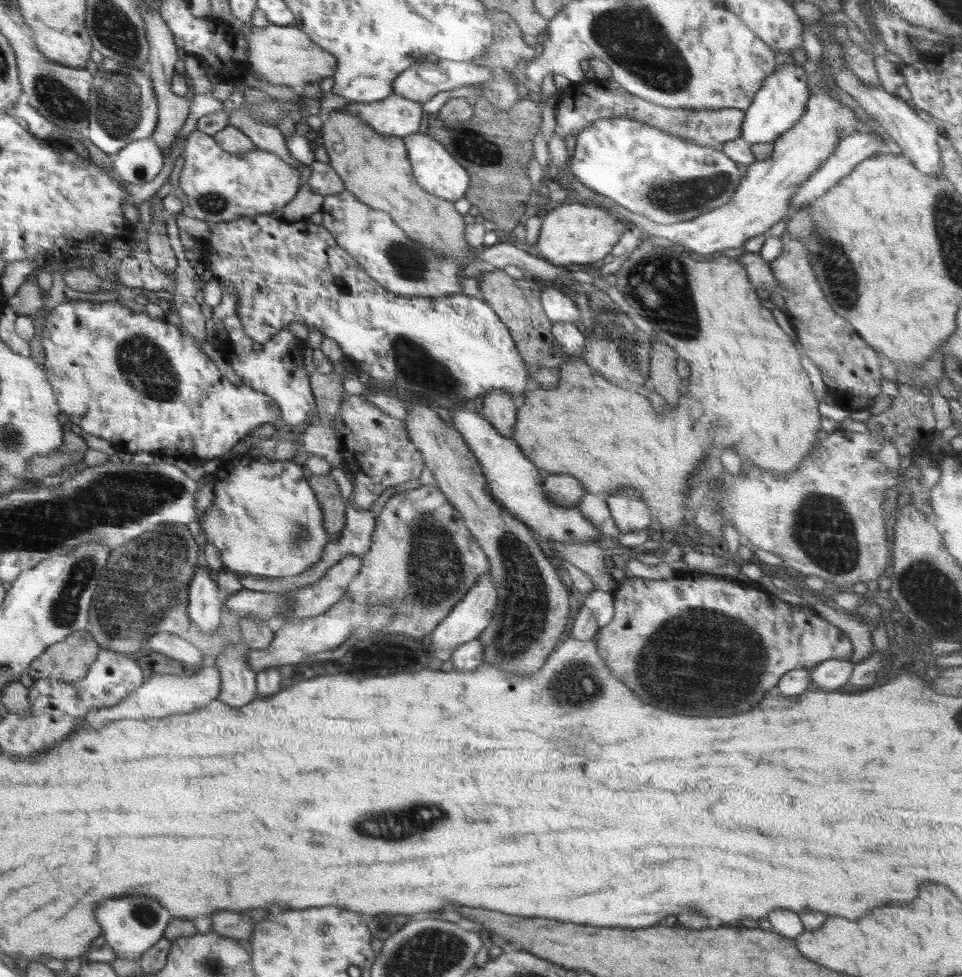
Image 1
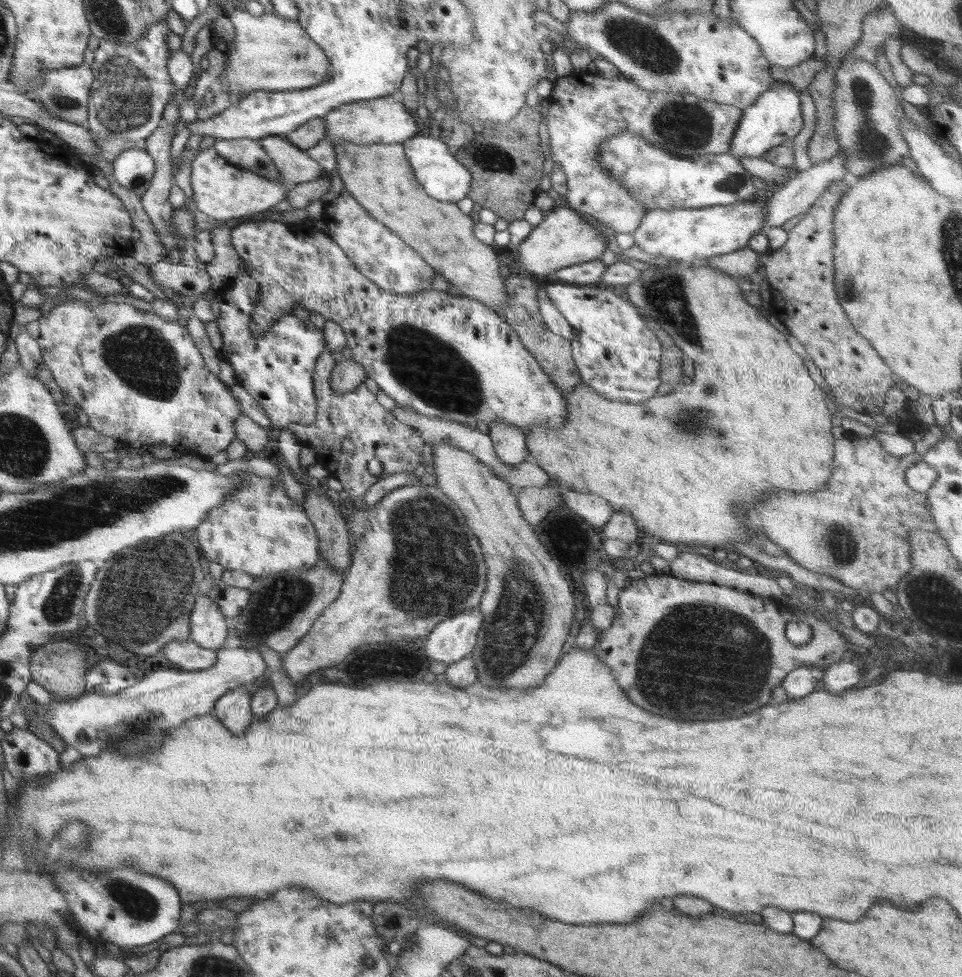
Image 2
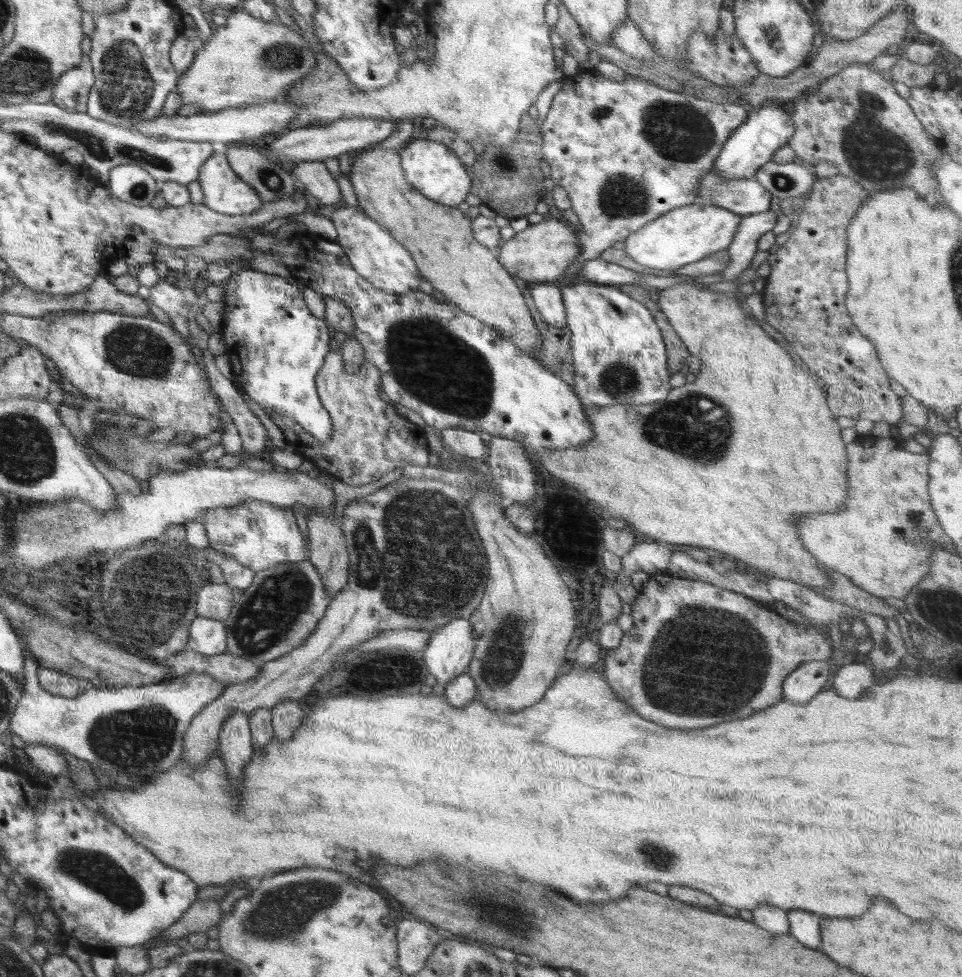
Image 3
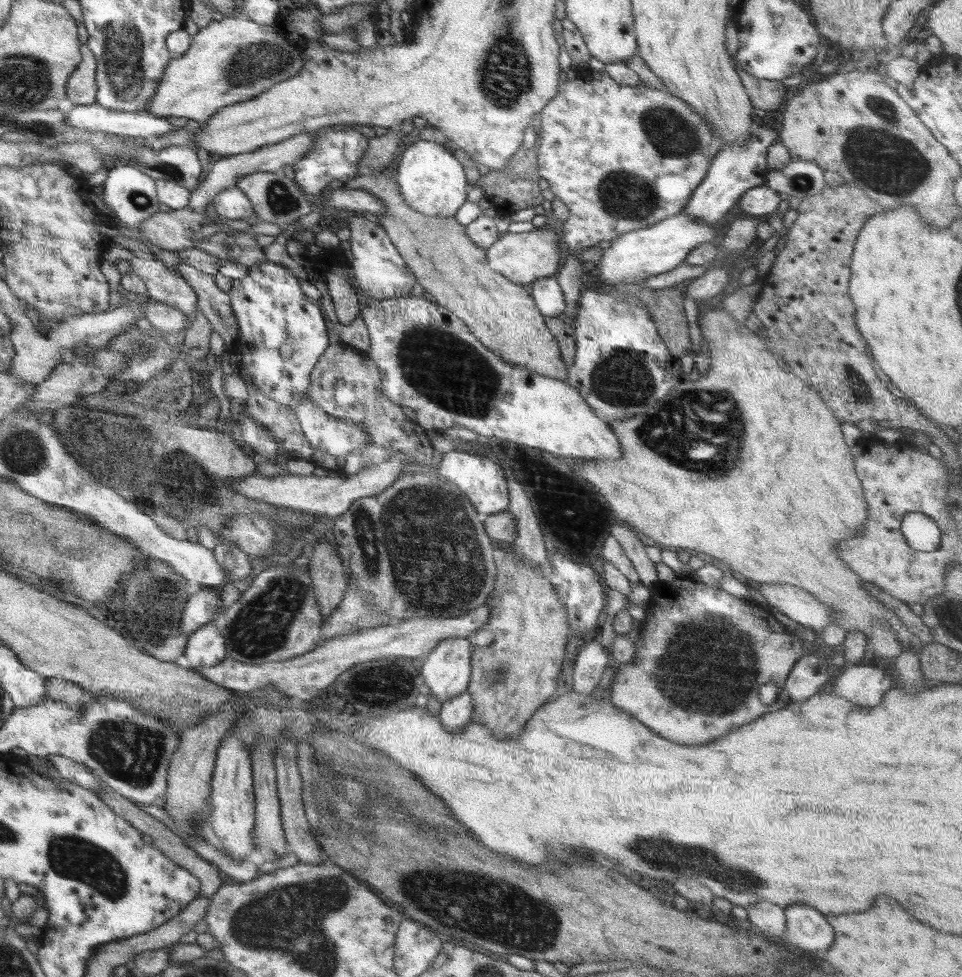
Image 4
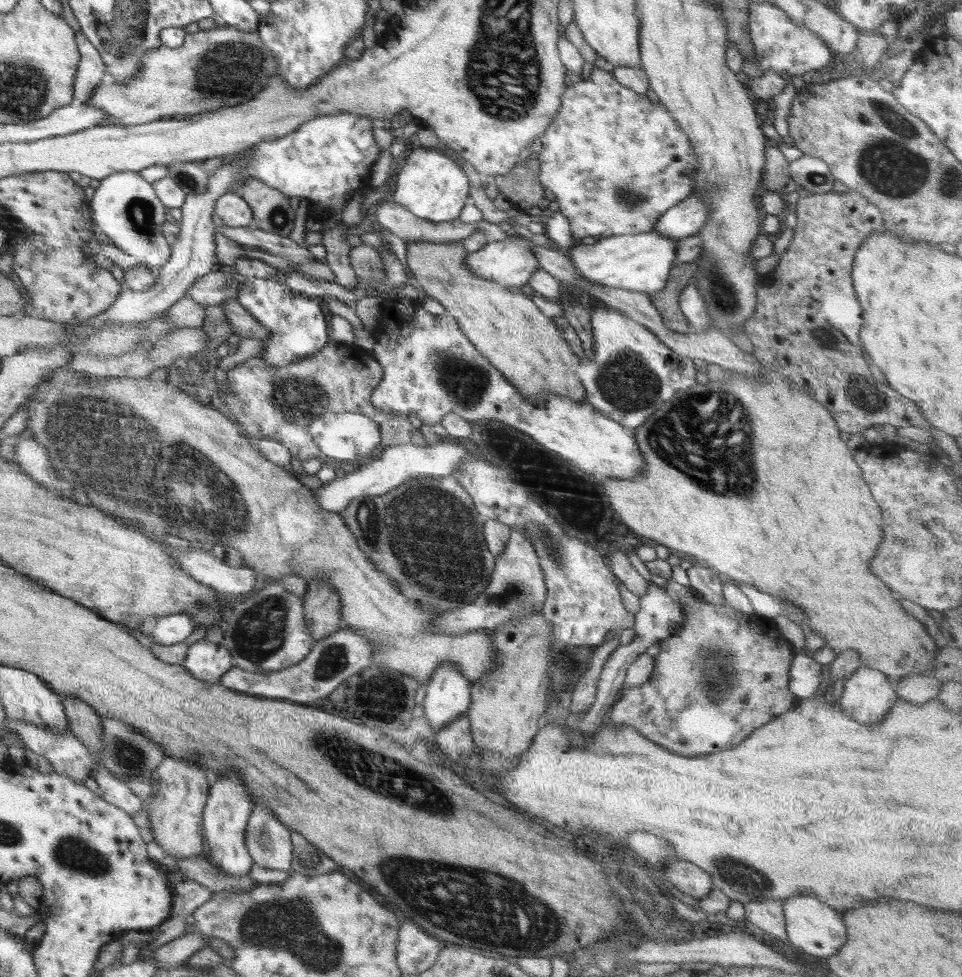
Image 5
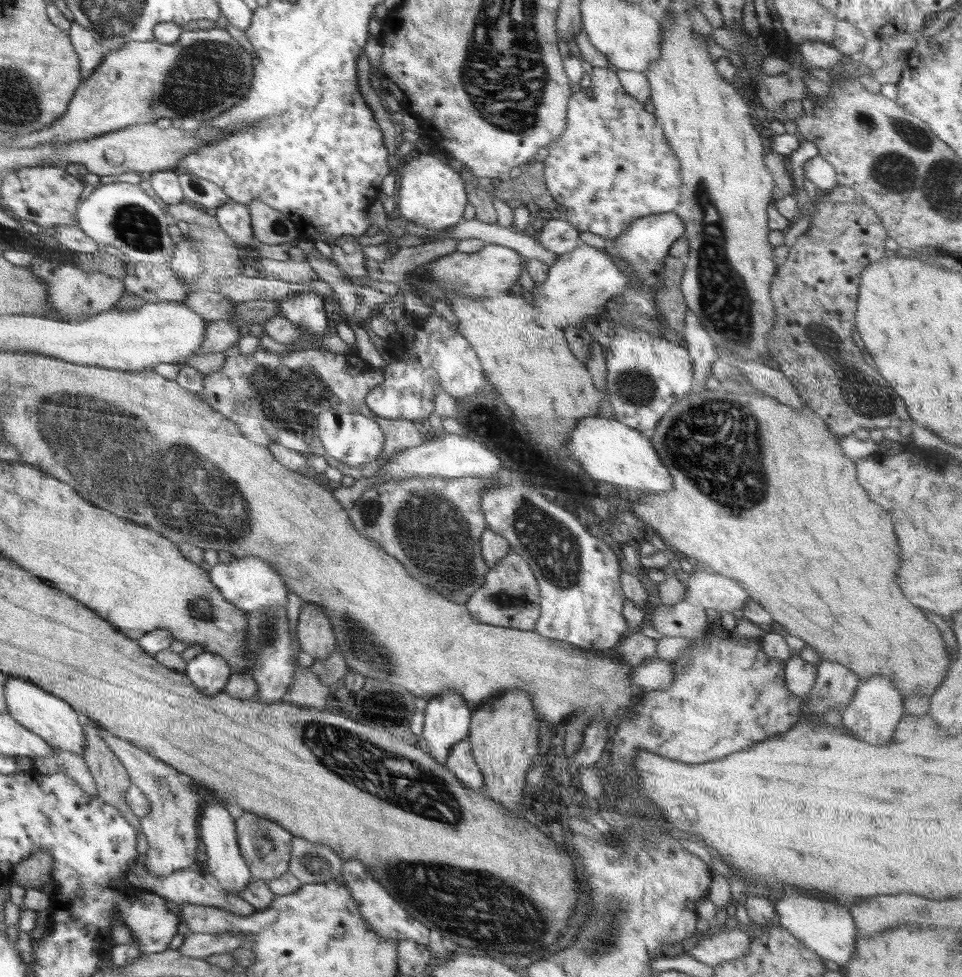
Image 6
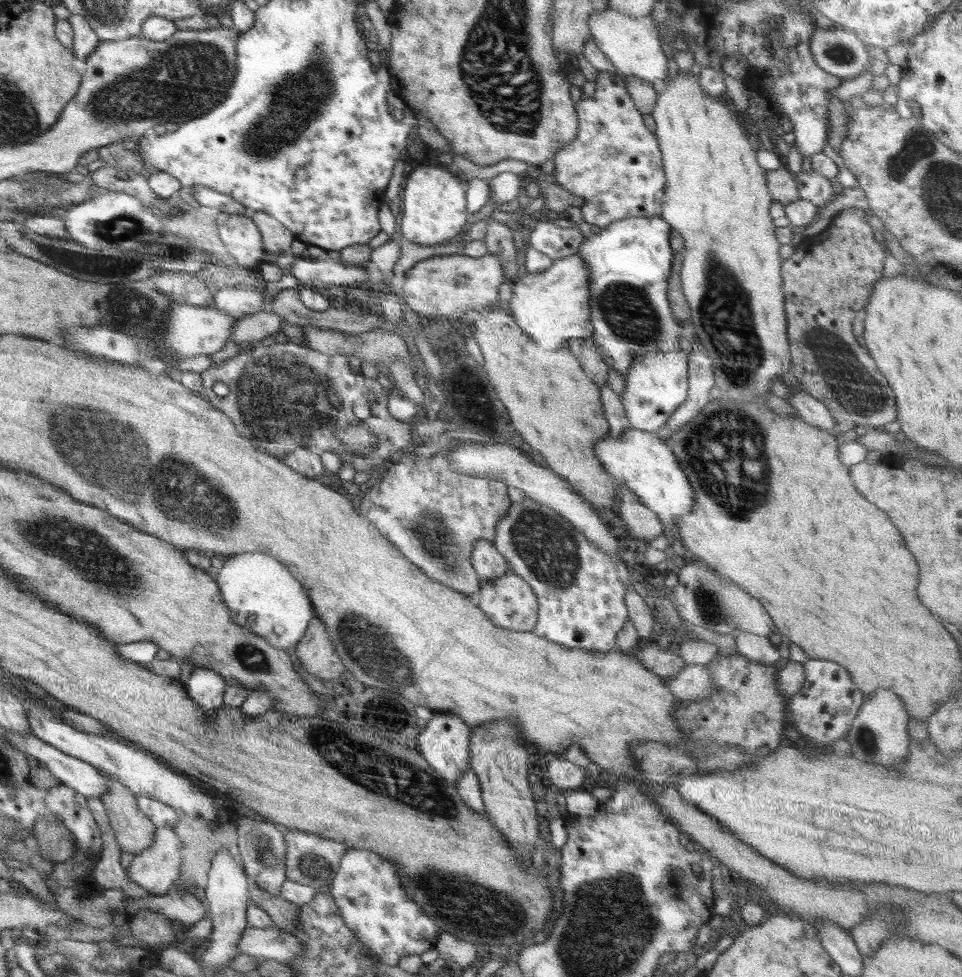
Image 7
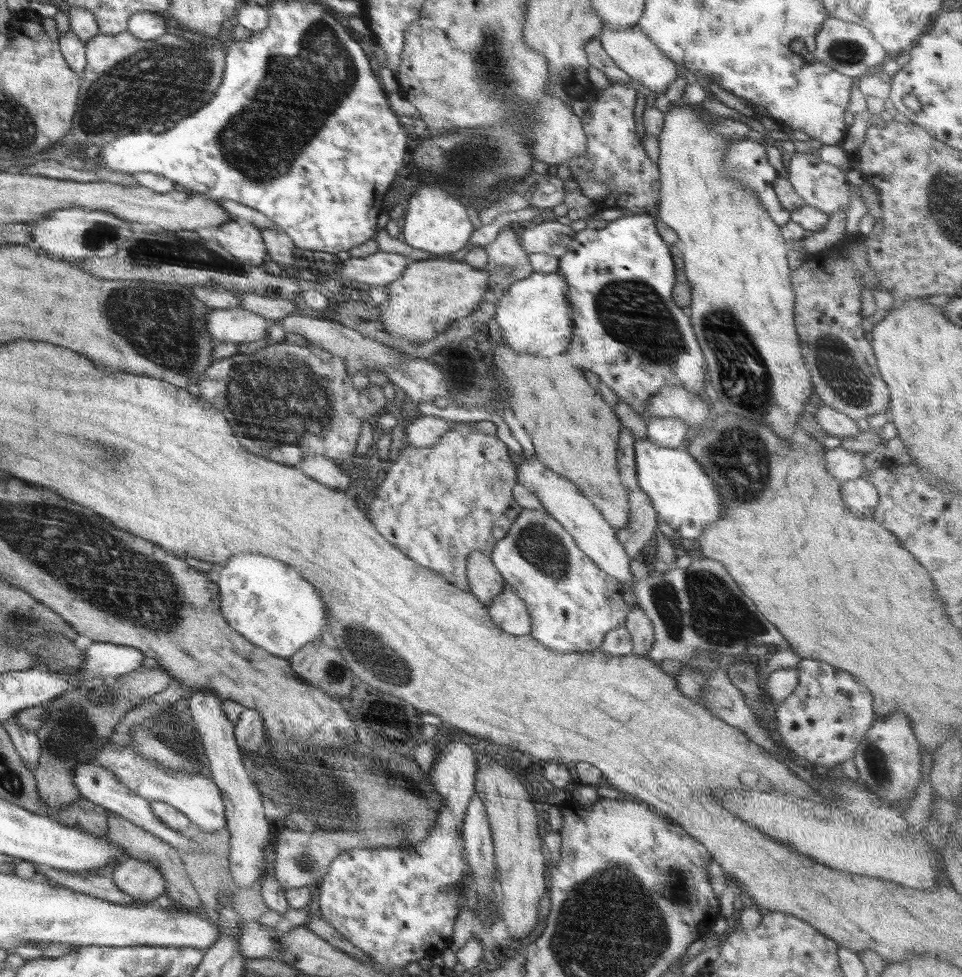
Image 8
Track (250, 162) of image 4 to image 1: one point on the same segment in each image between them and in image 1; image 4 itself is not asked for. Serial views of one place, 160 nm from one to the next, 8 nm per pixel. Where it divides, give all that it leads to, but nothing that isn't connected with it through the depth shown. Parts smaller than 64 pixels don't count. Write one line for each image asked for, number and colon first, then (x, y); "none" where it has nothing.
1: (396, 116)
2: (386, 120)
3: (332, 139)

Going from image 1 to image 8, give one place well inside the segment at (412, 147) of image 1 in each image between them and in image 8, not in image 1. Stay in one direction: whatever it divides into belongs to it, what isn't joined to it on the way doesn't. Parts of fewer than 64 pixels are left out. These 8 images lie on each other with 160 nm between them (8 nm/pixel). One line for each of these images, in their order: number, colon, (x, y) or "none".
2: (441, 176)
3: (429, 167)
4: (432, 181)
5: (431, 186)
6: (432, 195)
7: (435, 210)
8: (436, 221)

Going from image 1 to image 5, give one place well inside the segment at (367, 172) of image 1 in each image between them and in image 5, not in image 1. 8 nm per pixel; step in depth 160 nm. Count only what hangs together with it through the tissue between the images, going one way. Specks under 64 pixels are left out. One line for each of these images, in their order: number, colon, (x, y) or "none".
2: (377, 175)
3: (439, 238)
4: (503, 316)
5: (505, 326)

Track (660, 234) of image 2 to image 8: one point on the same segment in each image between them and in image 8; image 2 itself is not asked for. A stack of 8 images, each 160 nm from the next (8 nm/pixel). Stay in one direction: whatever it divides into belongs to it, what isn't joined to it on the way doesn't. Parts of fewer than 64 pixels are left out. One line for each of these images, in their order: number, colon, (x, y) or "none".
3: (686, 234)
4: (631, 258)
5: (642, 262)
6: (581, 281)
7: (552, 307)
8: (533, 316)

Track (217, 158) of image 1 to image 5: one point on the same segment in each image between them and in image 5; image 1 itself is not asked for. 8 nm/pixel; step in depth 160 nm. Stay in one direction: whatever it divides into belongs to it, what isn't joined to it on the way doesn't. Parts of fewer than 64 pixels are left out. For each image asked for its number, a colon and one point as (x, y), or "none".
2: (221, 190)
3: (225, 192)
4: (232, 203)
5: (232, 208)

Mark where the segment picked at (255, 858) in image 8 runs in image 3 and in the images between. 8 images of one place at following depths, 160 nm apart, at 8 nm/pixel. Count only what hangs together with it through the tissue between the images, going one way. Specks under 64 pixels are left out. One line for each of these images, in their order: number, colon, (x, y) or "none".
3: (208, 636)
4: (206, 648)
5: (207, 661)
6: (209, 672)
7: (206, 687)

